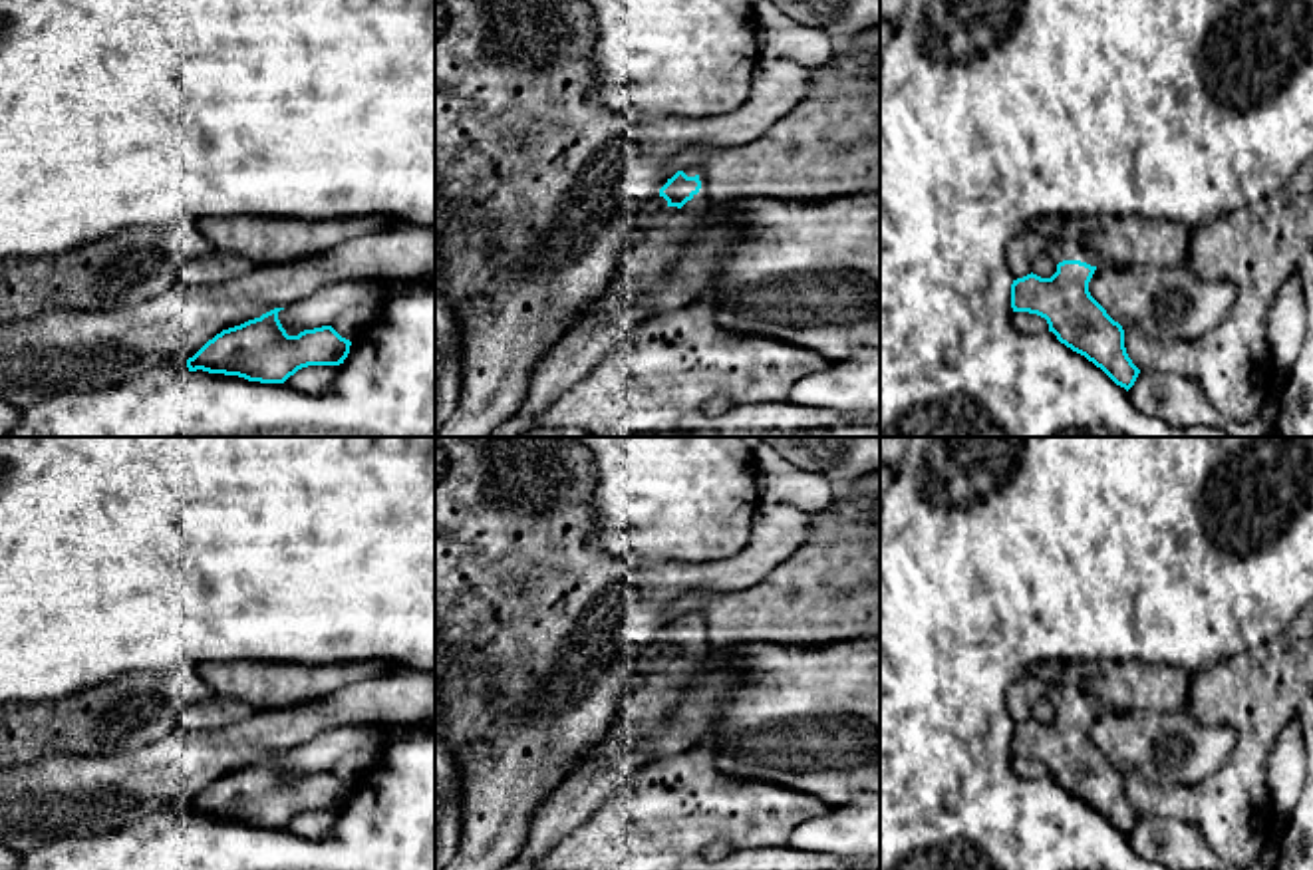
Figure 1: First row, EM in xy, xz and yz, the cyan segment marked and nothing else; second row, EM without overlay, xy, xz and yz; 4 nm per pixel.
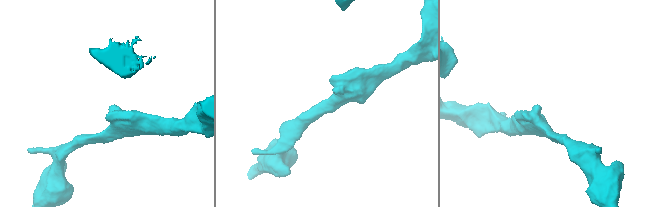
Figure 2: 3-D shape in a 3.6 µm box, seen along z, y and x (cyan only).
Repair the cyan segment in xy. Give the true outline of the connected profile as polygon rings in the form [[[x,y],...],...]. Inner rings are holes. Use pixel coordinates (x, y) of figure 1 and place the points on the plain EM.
[[[274,753],[260,763],[222,775],[187,804],[189,816],[238,820],[248,826],[284,828],[308,810],[340,810],[352,787],[332,771],[288,781]]]

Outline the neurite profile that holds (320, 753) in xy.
[[[334,727],[280,755],[278,765],[288,781],[298,781],[304,775],[332,771],[340,759],[356,749],[375,753],[381,747],[379,729]]]

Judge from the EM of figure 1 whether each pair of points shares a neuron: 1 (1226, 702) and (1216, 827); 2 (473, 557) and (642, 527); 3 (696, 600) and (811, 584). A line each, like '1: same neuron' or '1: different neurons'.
1: same neuron
2: different neurons
3: same neuron

